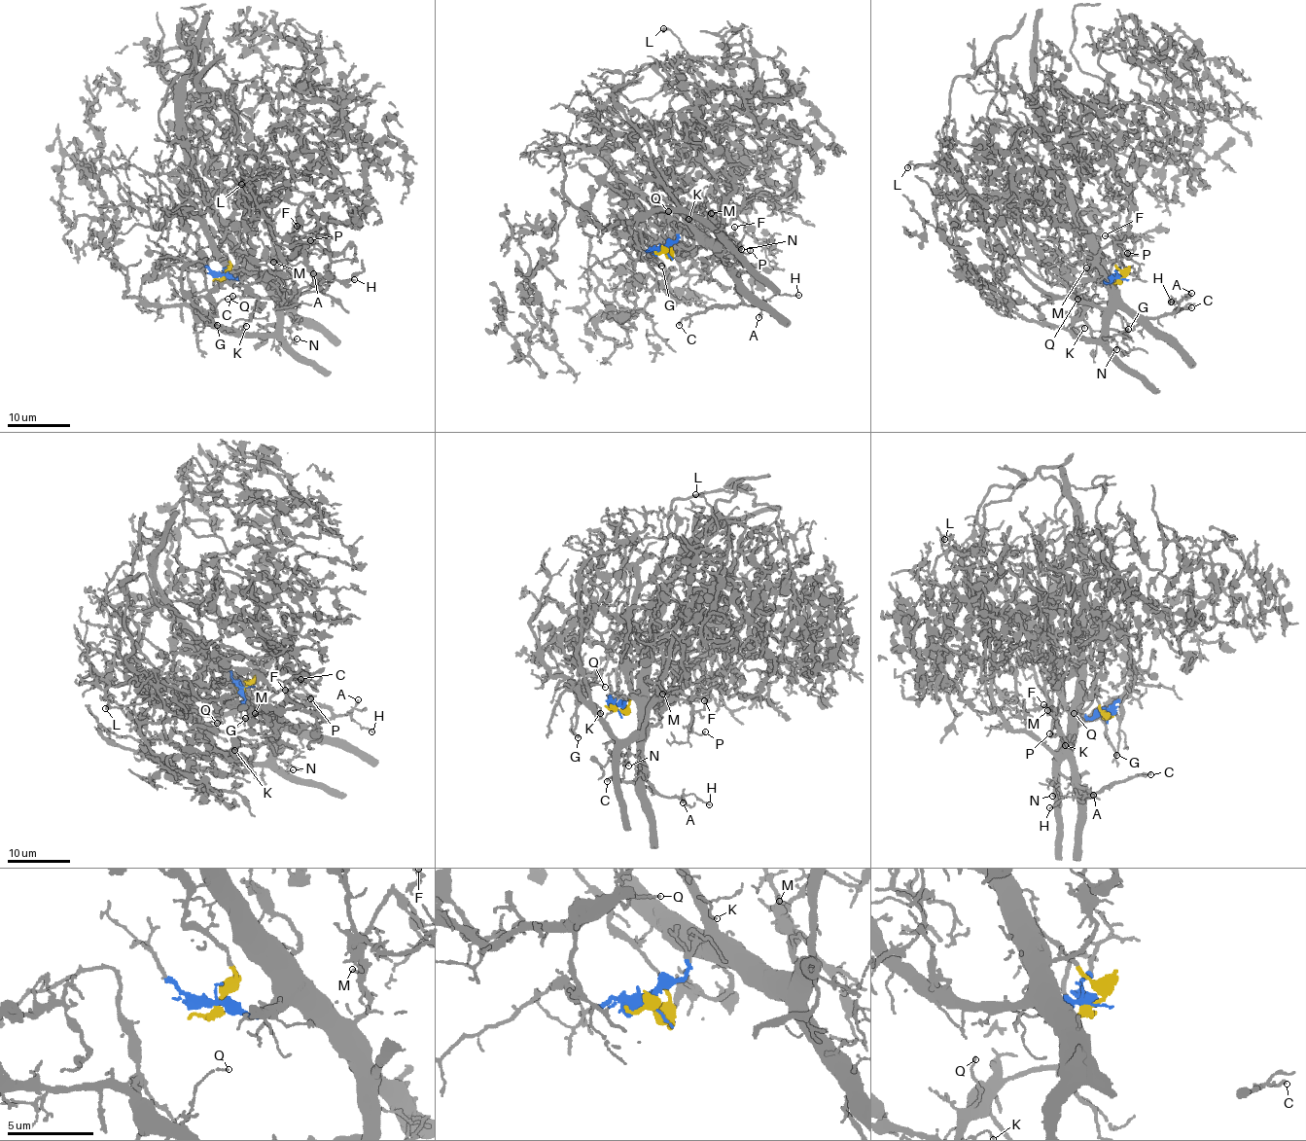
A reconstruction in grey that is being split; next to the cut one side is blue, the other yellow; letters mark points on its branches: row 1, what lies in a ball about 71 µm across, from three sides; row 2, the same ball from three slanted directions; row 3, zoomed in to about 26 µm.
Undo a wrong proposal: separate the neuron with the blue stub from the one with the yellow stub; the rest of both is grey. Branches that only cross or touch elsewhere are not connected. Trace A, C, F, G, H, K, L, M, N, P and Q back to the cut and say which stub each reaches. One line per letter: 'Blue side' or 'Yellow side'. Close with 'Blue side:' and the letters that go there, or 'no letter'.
A: Blue side
C: Blue side
F: Blue side
G: Blue side
H: Blue side
K: Blue side
L: Blue side
M: Blue side
N: Blue side
P: Blue side
Q: Blue side
Blue side: A, C, F, G, H, K, L, M, N, P, Q

